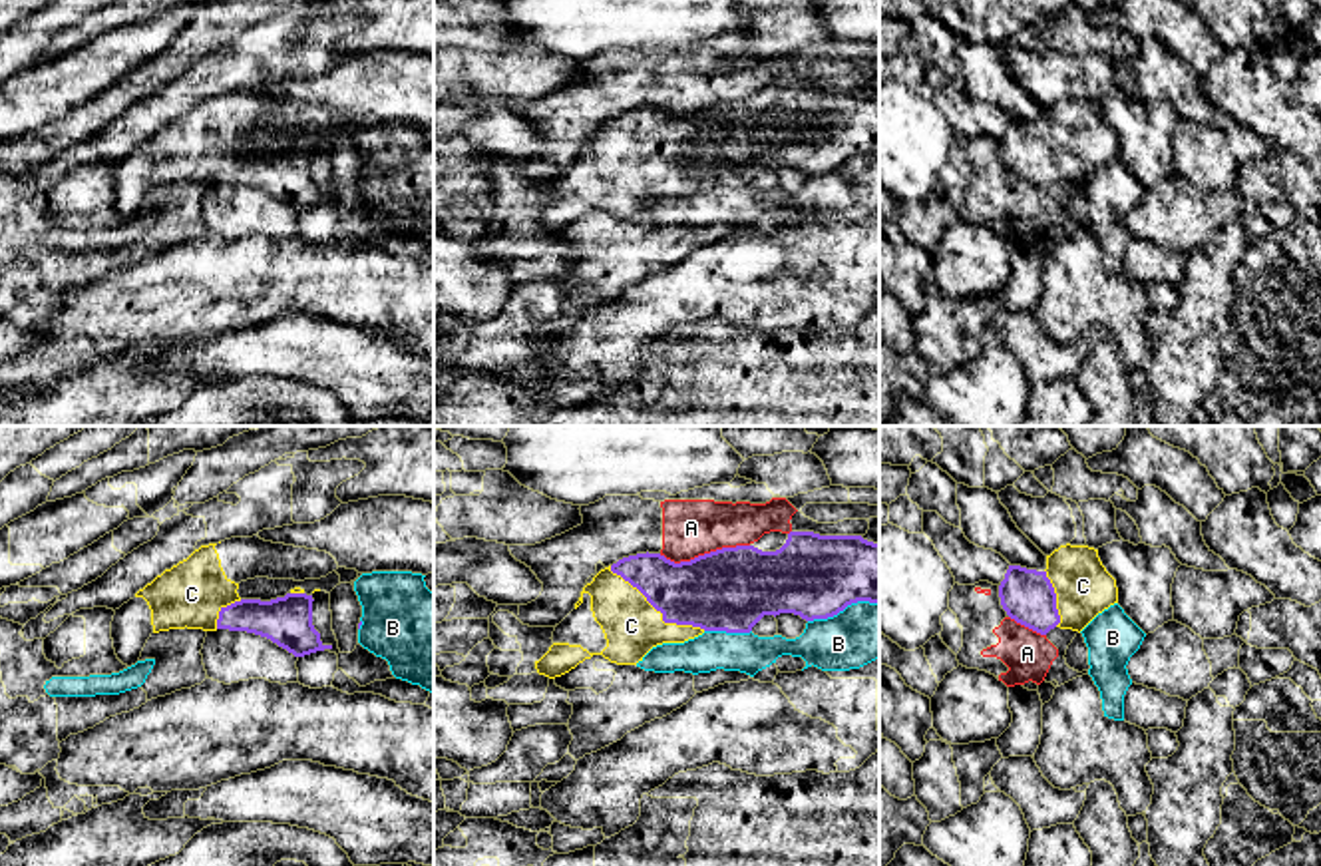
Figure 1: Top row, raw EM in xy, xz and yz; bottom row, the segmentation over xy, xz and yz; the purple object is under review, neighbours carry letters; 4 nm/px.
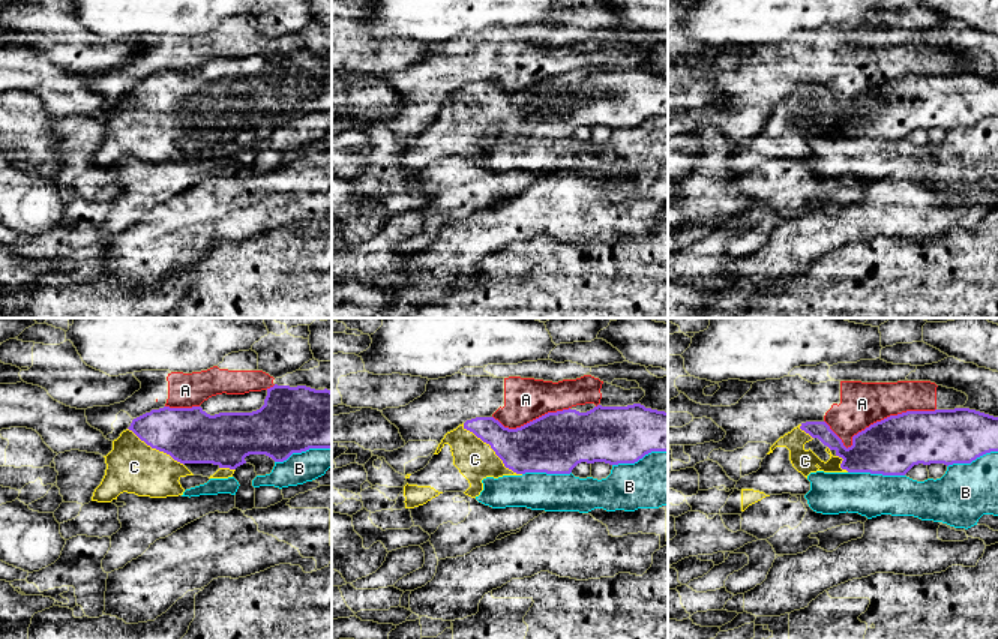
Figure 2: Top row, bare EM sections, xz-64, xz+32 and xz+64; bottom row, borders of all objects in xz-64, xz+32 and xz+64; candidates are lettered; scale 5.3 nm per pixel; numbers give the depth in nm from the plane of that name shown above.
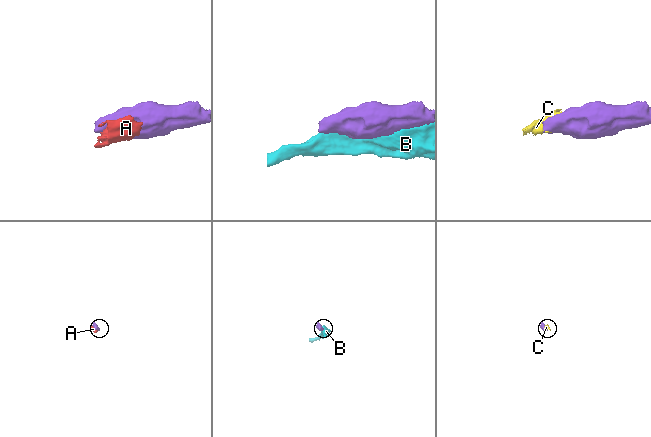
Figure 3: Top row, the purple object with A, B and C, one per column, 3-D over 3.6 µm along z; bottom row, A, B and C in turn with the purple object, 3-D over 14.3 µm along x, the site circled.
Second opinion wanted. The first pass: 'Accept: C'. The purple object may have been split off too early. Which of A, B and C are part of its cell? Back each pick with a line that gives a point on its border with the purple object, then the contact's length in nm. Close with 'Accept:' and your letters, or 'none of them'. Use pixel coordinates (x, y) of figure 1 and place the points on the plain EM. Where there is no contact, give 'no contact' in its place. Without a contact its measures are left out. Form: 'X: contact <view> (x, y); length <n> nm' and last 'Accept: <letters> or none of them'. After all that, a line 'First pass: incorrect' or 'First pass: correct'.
C: contact xz (659, 164); length 460 nm
Accept: C
First pass: correct

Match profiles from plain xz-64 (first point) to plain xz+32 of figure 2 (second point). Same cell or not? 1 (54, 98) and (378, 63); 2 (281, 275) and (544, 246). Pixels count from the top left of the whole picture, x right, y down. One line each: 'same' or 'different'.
1: different
2: same

